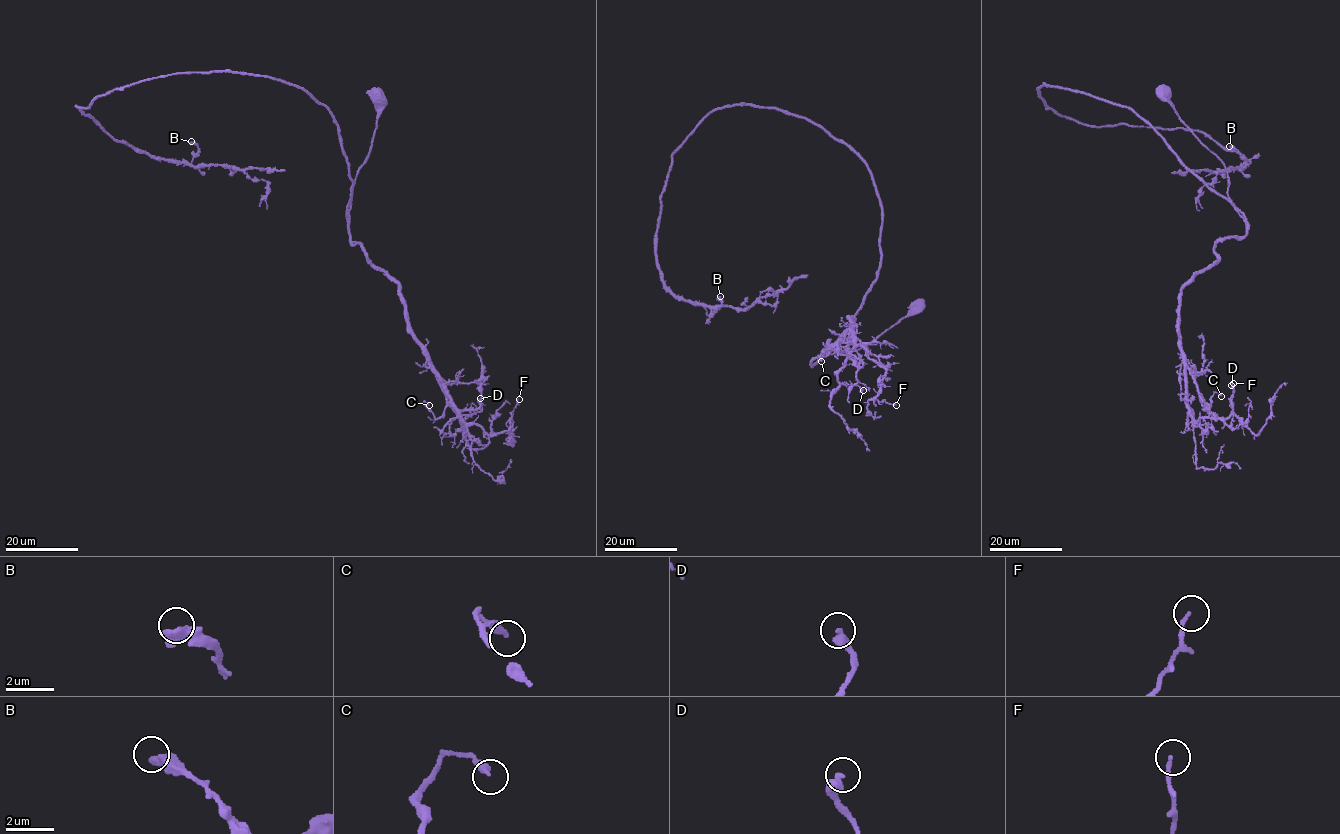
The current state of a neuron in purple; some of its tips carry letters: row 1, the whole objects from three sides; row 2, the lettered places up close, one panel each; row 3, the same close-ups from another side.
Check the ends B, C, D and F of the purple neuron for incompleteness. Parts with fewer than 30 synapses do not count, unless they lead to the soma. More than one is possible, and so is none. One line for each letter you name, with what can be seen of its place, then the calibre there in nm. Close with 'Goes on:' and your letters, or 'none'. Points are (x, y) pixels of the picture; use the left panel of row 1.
Goes on: none

